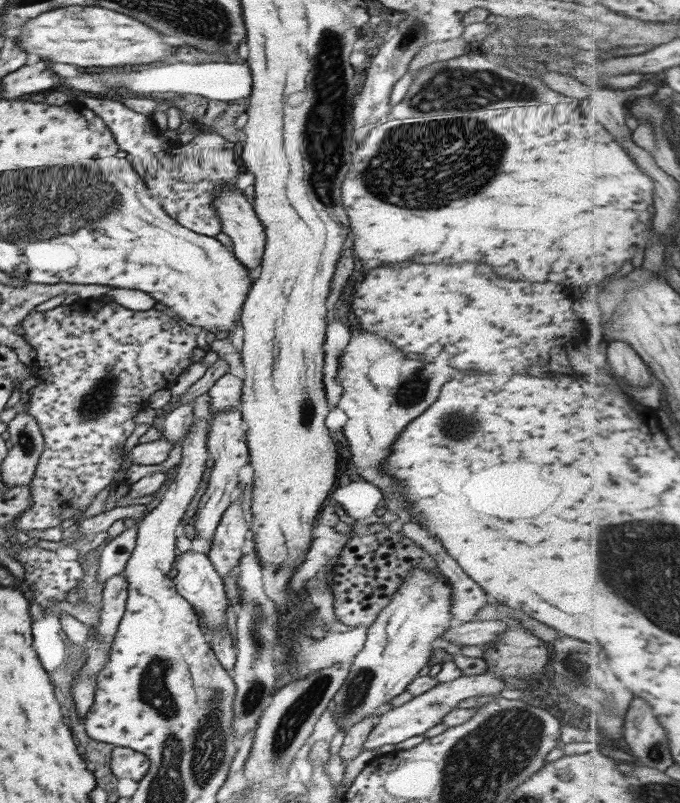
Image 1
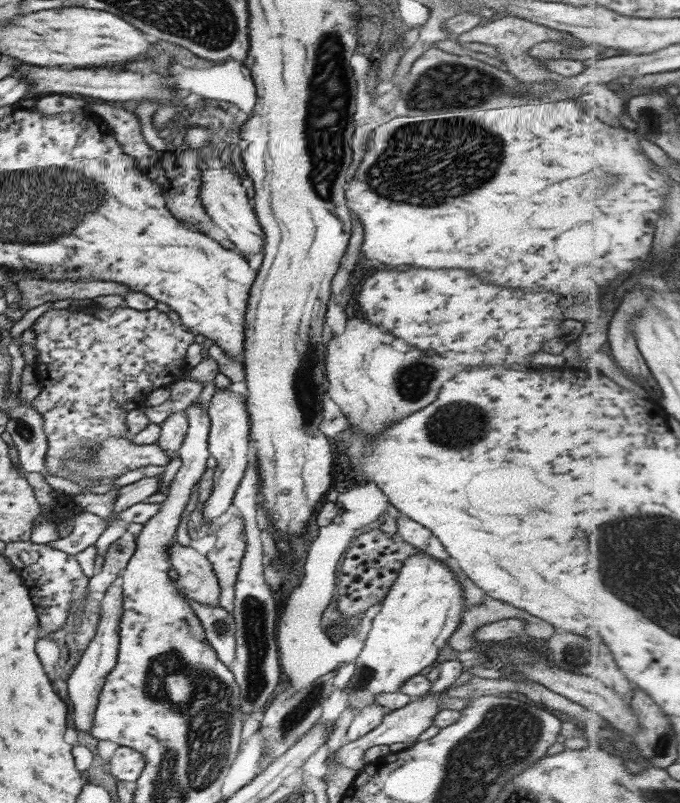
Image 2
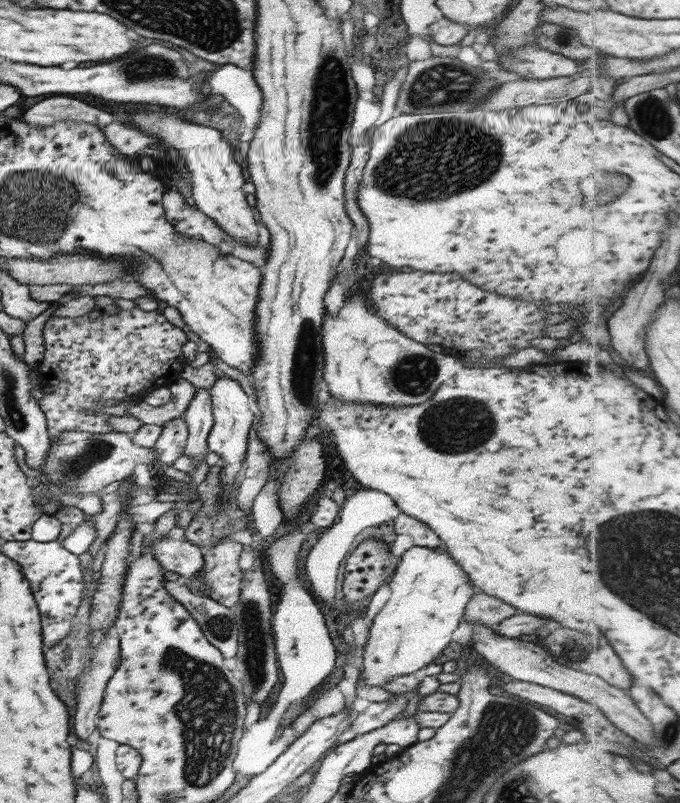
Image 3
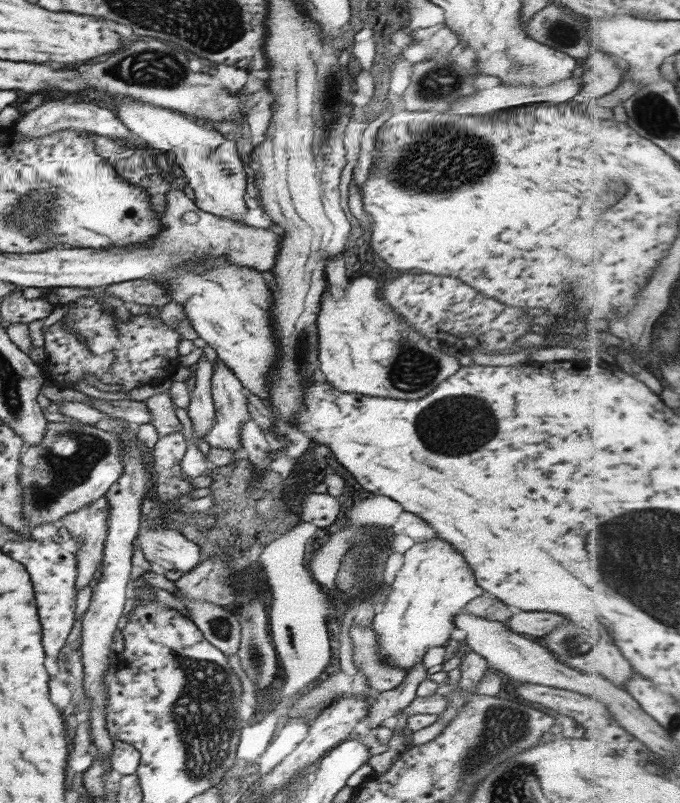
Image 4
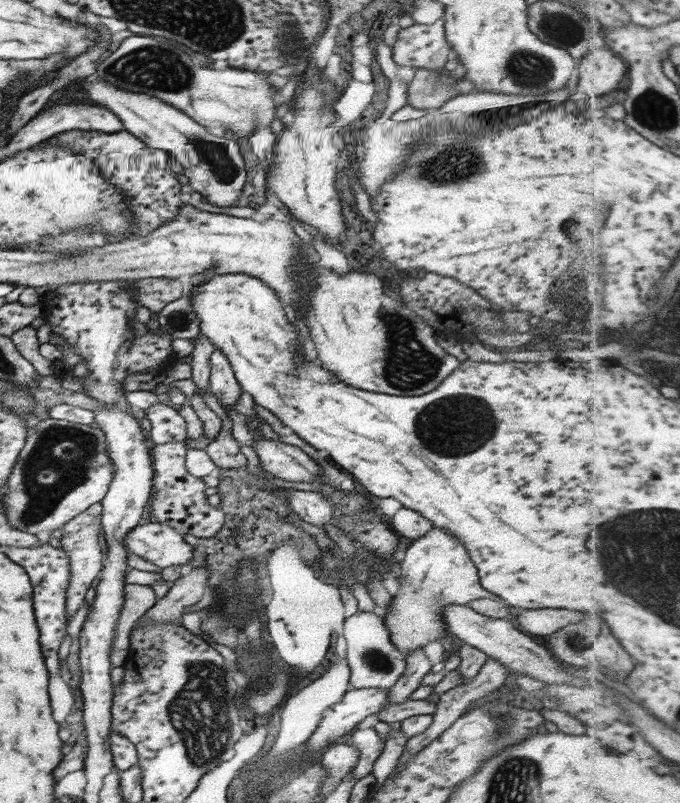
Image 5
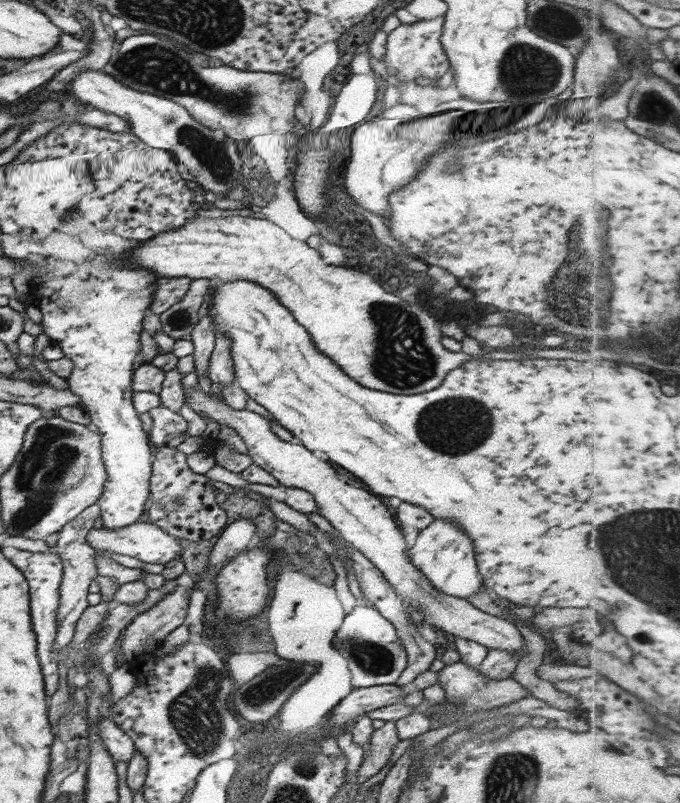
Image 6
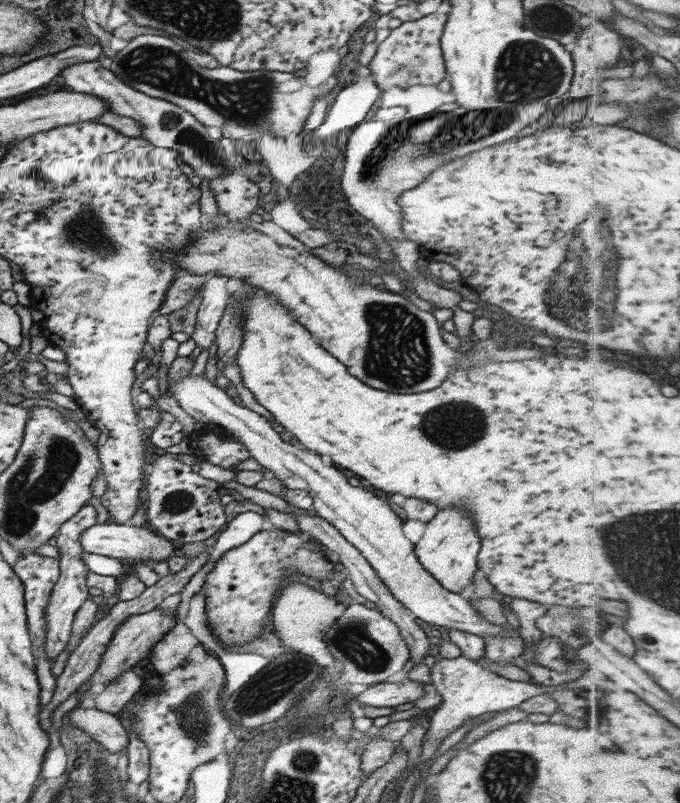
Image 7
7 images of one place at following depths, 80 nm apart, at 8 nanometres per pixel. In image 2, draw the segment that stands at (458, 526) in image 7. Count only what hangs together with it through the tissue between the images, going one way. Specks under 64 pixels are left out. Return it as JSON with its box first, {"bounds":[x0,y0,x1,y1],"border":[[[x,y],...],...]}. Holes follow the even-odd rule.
{"bounds":[343,551,464,714],"border":[[[417,551],[408,558],[409,560],[405,560],[405,564],[397,573],[392,586],[385,593],[385,598],[381,602],[381,609],[373,617],[363,647],[354,661],[353,675],[343,688],[347,697],[347,704],[352,707],[355,714],[359,710],[356,709],[359,702],[361,704],[367,702],[368,705],[375,703],[375,694],[398,691],[400,684],[404,683],[405,680],[415,676],[425,666],[433,665],[439,650],[446,644],[445,640],[453,634],[462,618],[462,606],[464,604],[462,603],[460,582],[454,579],[454,574],[451,571],[448,571],[449,567],[423,551]]]}

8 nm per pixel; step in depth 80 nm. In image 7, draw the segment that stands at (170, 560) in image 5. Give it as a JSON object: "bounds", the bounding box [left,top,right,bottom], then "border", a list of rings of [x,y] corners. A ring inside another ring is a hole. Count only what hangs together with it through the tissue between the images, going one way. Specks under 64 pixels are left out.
{"bounds":[79,522,177,563],"border":[[[130,522],[119,525],[117,523],[94,524],[80,532],[79,546],[83,553],[97,554],[108,556],[118,560],[133,558],[135,562],[145,561],[155,563],[165,561],[169,554],[177,553],[177,544],[155,532],[154,529],[145,524],[143,527],[135,527]]]}

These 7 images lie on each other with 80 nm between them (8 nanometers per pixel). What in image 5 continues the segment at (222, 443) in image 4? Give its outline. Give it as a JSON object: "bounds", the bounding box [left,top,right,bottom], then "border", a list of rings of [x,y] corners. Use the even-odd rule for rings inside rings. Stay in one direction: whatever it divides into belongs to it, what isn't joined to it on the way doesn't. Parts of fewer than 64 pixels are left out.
{"bounds":[208,350,241,418],"border":[[[214,350],[210,355],[208,386],[229,418],[229,414],[235,412],[232,406],[237,402],[241,390],[229,361],[219,350]]]}

